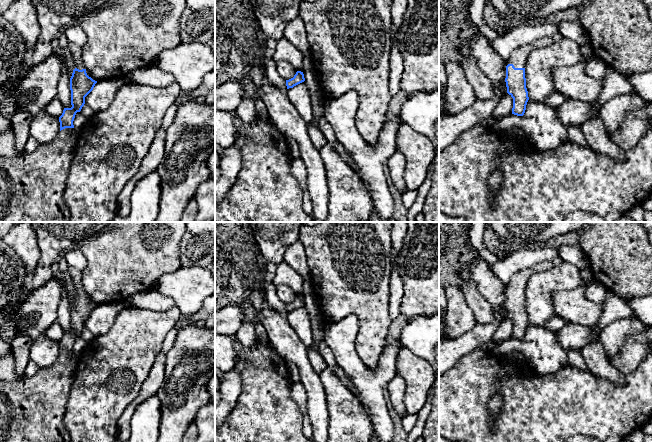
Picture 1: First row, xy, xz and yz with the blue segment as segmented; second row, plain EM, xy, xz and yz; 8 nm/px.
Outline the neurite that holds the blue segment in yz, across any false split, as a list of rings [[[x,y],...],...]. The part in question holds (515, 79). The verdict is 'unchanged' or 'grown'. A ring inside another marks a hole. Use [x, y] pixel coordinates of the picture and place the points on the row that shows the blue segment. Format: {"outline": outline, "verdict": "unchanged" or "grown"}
{"outline": [[[558,32],[550,37],[537,39],[515,49],[507,61],[506,87],[507,93],[513,98],[512,114],[523,116],[529,100],[526,88],[525,65],[529,53],[537,48],[546,47],[560,41],[563,36]]], "verdict": "grown"}

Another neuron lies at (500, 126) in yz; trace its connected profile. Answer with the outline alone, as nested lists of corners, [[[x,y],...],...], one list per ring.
[[[528,100],[523,116],[510,114],[497,121],[491,128],[505,132],[517,126],[538,150],[552,150],[568,140],[568,131],[559,120],[555,108]]]

